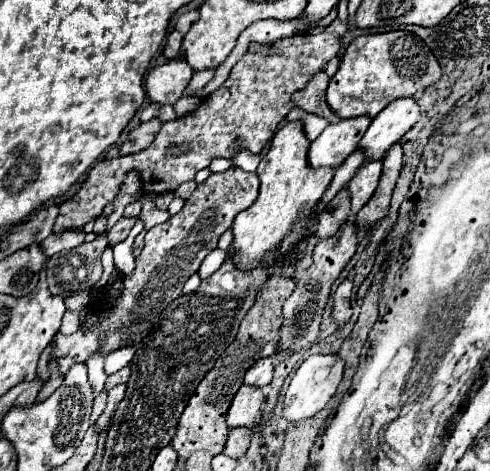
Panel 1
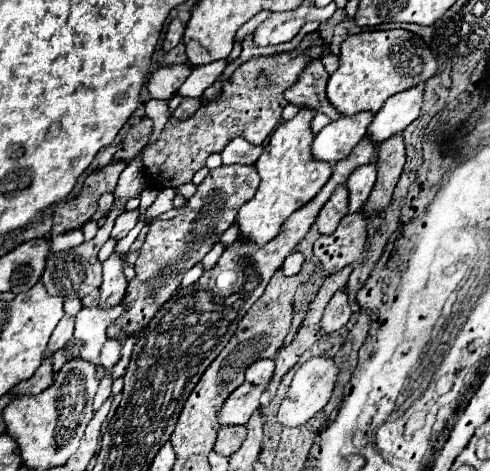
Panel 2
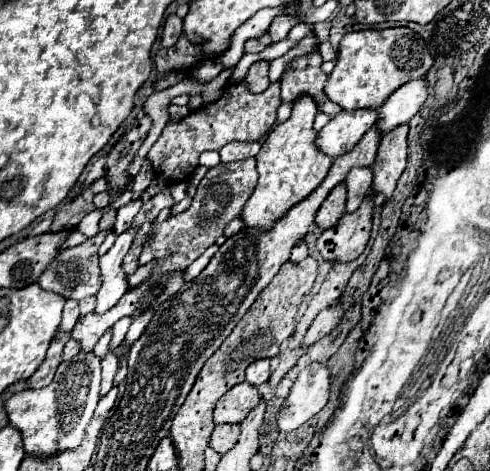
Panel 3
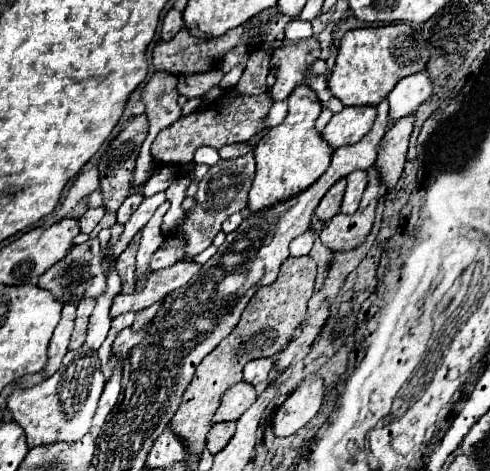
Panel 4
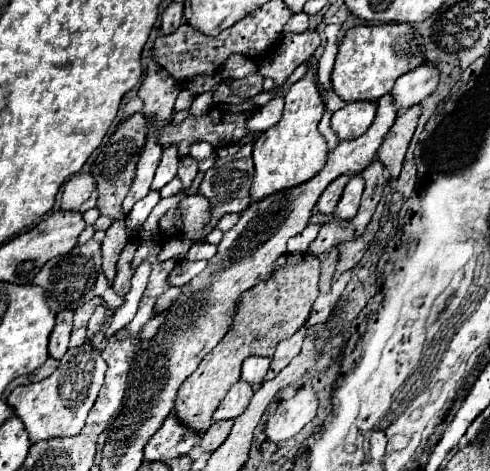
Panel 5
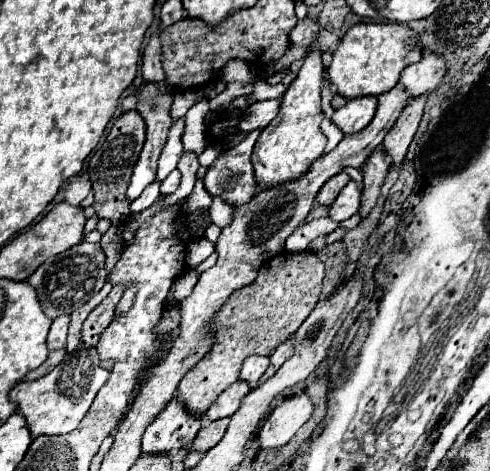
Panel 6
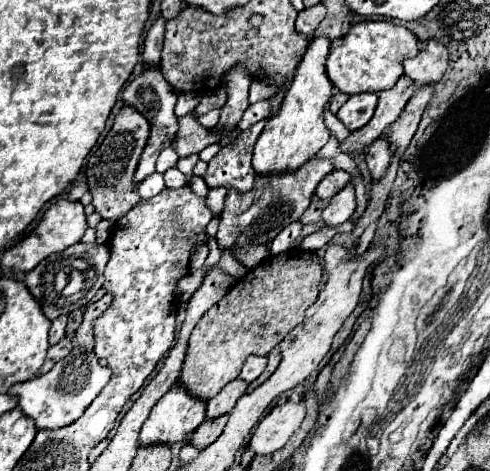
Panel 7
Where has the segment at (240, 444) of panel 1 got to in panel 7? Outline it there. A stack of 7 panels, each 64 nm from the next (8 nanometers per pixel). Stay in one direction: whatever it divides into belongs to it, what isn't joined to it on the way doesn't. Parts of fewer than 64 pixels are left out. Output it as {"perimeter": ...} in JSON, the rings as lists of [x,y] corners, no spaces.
{"perimeter":[[[220,416],[220,418],[214,418],[214,420],[204,420],[204,424],[200,424],[200,428],[188,438],[188,442],[198,448],[198,450],[204,450],[206,446],[210,446],[212,442],[218,440],[218,436],[222,434],[224,426],[228,422],[228,416]]]}

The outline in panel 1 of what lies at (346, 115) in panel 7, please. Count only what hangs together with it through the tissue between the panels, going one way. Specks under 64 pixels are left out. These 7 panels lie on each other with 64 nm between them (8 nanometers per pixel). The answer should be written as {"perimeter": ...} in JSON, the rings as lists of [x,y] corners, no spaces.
{"perimeter":[[[358,116],[340,120],[338,124],[326,126],[326,130],[310,144],[308,164],[312,168],[320,166],[340,166],[356,148],[360,138],[370,126],[370,118]]]}

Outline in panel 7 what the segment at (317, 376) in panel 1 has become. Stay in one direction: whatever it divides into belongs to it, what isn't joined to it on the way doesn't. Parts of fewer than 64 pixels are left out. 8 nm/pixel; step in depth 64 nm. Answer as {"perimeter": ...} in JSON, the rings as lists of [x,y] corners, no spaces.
{"perimeter":[[[288,400],[282,406],[274,406],[254,430],[248,446],[256,454],[272,454],[280,450],[288,442],[288,438],[300,428],[304,416],[306,416],[304,400],[300,402]]]}

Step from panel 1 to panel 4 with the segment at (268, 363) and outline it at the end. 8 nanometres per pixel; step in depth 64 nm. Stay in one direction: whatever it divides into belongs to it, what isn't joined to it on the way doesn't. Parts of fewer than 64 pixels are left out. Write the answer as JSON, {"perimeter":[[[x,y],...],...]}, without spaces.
{"perimeter":[[[272,358],[252,360],[252,362],[248,362],[246,368],[244,368],[244,380],[246,380],[248,384],[254,384],[254,386],[256,386],[256,384],[268,380],[268,374],[270,374],[272,366],[274,366]]]}

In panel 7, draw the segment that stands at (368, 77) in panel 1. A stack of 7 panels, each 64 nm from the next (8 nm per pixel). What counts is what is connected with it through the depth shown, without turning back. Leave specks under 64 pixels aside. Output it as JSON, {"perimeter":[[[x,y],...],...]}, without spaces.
{"perimeter":[[[358,22],[354,24],[344,38],[330,46],[326,60],[326,72],[330,82],[344,94],[360,92],[382,92],[392,88],[402,76],[402,62],[414,58],[420,52],[418,38],[404,26],[392,22]]]}

